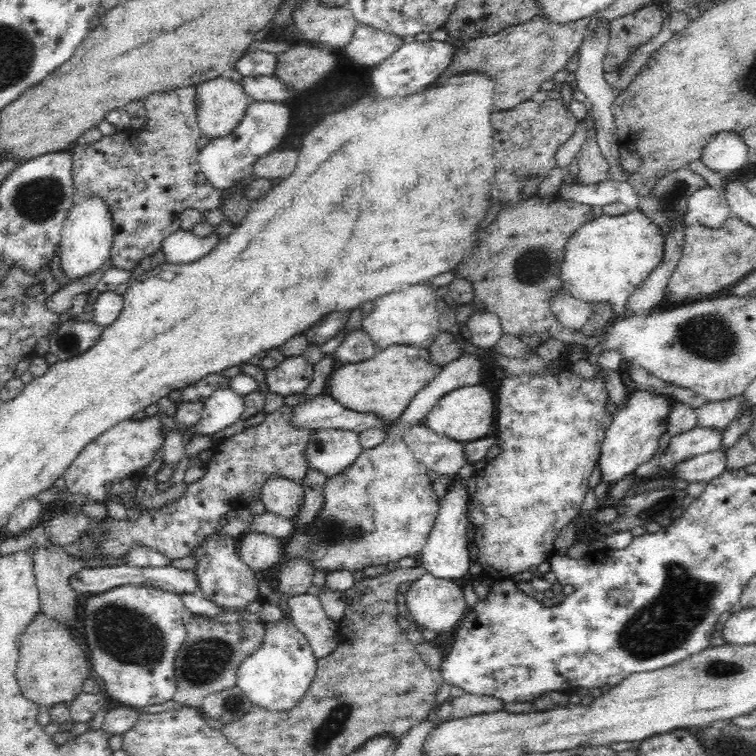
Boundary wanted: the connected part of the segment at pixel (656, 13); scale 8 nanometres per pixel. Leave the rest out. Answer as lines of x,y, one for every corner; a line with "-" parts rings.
658,2
612,20
610,43
603,61
604,73
623,66
631,52
660,33
663,24

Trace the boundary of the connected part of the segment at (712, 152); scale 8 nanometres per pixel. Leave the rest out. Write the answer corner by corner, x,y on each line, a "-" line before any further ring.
720,132
700,152
700,161
721,175
742,173
748,163
748,147
737,132

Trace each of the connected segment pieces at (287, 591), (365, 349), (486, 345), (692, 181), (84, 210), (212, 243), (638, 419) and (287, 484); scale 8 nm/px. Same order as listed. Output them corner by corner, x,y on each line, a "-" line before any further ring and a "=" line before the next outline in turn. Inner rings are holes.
296,558
280,567
278,586
275,591
280,594
279,603
276,605
281,608
283,615
288,616
290,612
288,599
294,595
306,593
307,588
312,586
314,574
316,569
312,568
307,558
=
361,328
349,332
338,345
334,357
344,363
359,363
372,358
378,351
371,336
=
474,310
466,326
470,330
470,342
483,349
491,349
503,334
500,317
494,312
=
689,165
674,170
656,181
650,194
638,198
637,209
642,211
662,231
664,238
670,230
670,220
682,216
686,200
707,182
699,174
692,172
=
86,196
76,201
64,218
61,240
58,242
62,274
66,274
68,280
73,282
100,270
110,256
114,233
112,213
101,196
=
181,228
166,237
159,248
164,252
165,262
170,264
188,264
206,256
217,244
220,238
217,232
200,238
192,231
=
636,388
628,395
626,404
614,410
612,422
608,425
602,441
599,456
601,480
611,484
632,475
642,463
648,462
658,452
658,442
668,428
668,412
674,404
674,397
666,396
649,388
=
274,476
262,488
261,501
271,514
294,520
300,513
305,491
300,482

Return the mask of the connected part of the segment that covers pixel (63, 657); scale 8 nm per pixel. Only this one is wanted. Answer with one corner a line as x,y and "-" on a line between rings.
39,613
20,636
16,679
22,695
45,709
69,703
82,692
86,678
92,677
89,657
74,640
70,630
46,614

